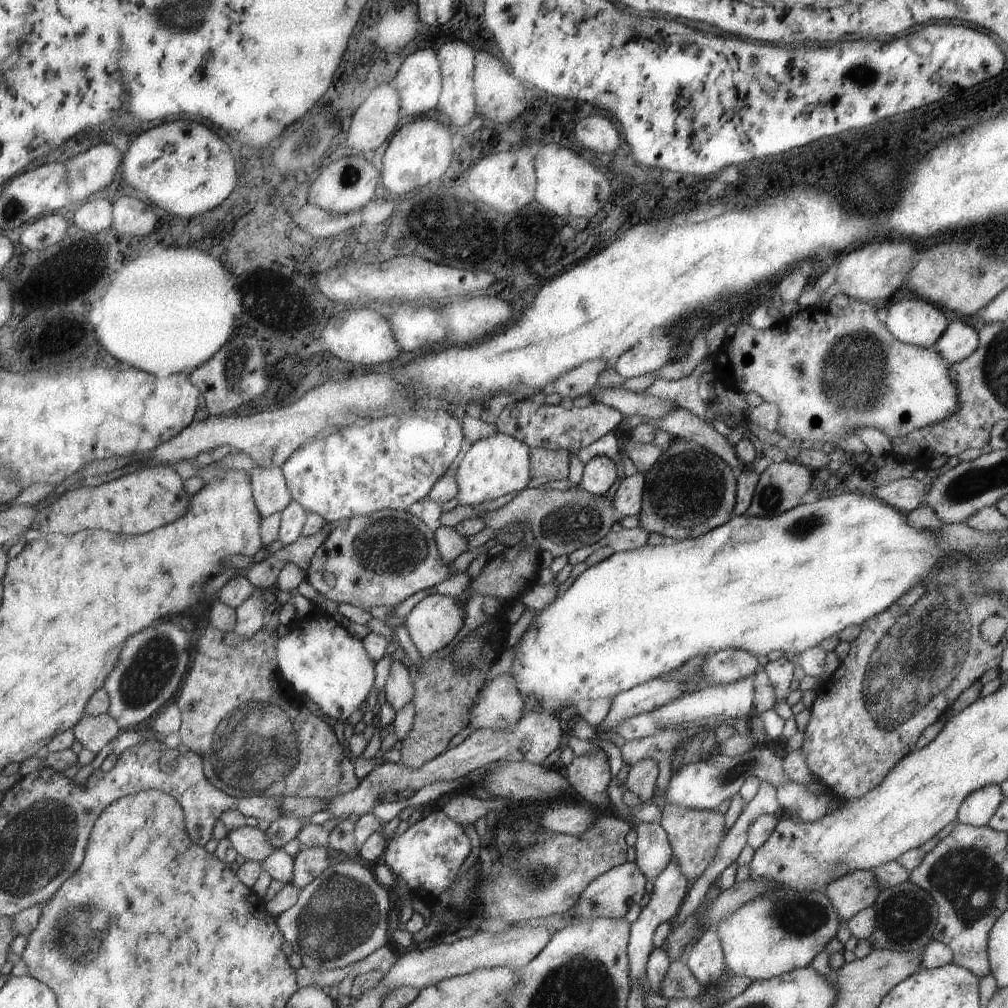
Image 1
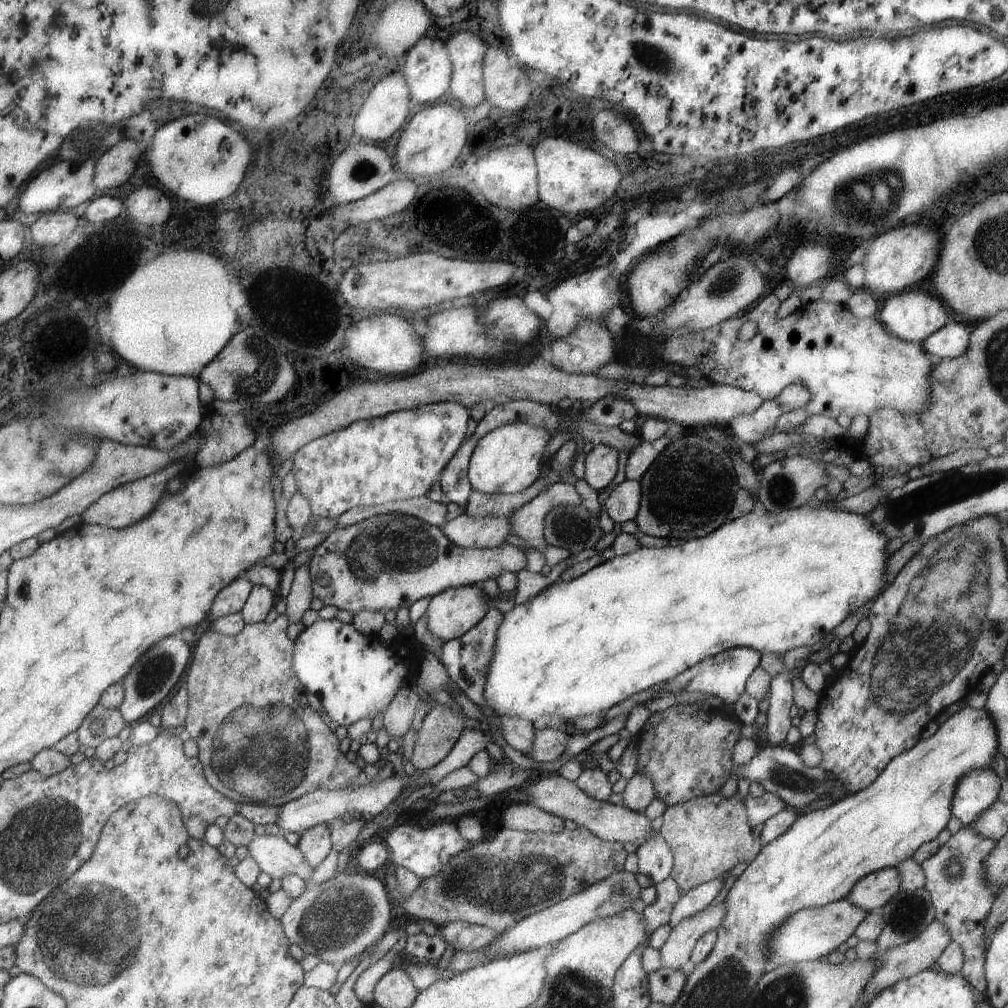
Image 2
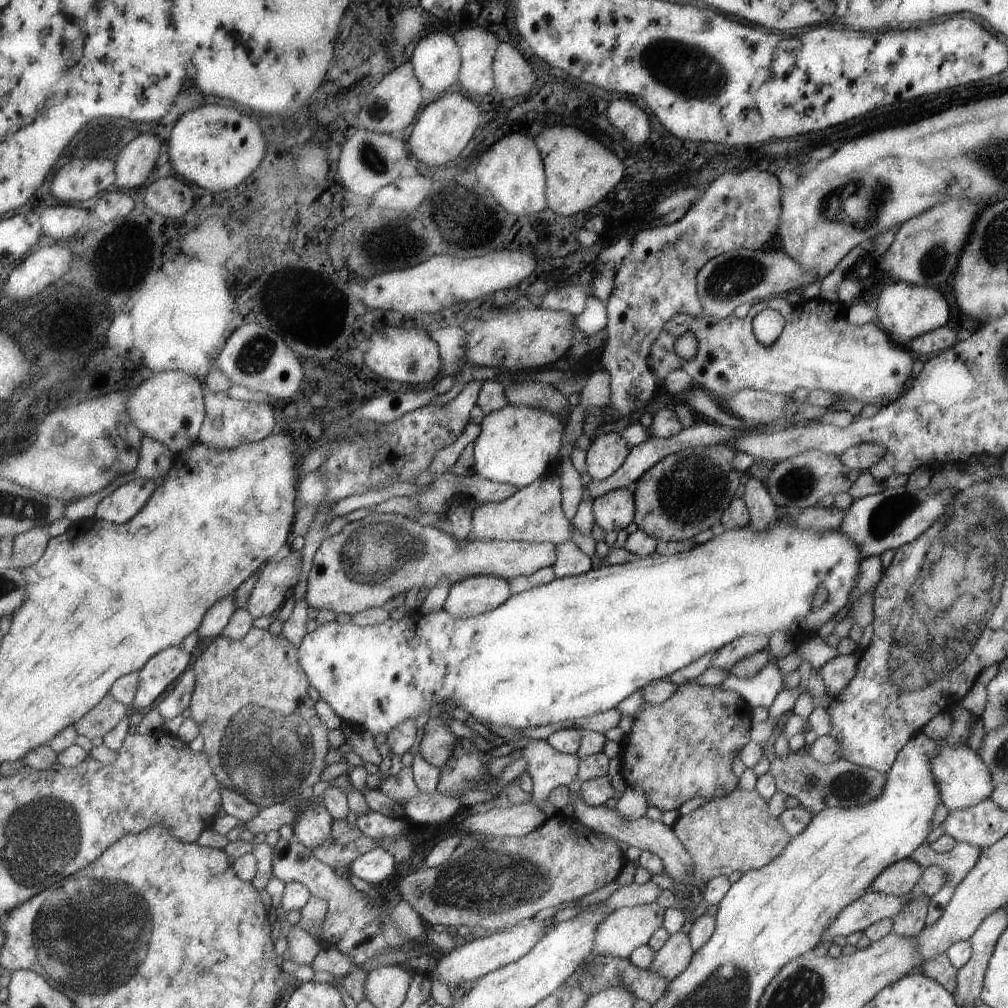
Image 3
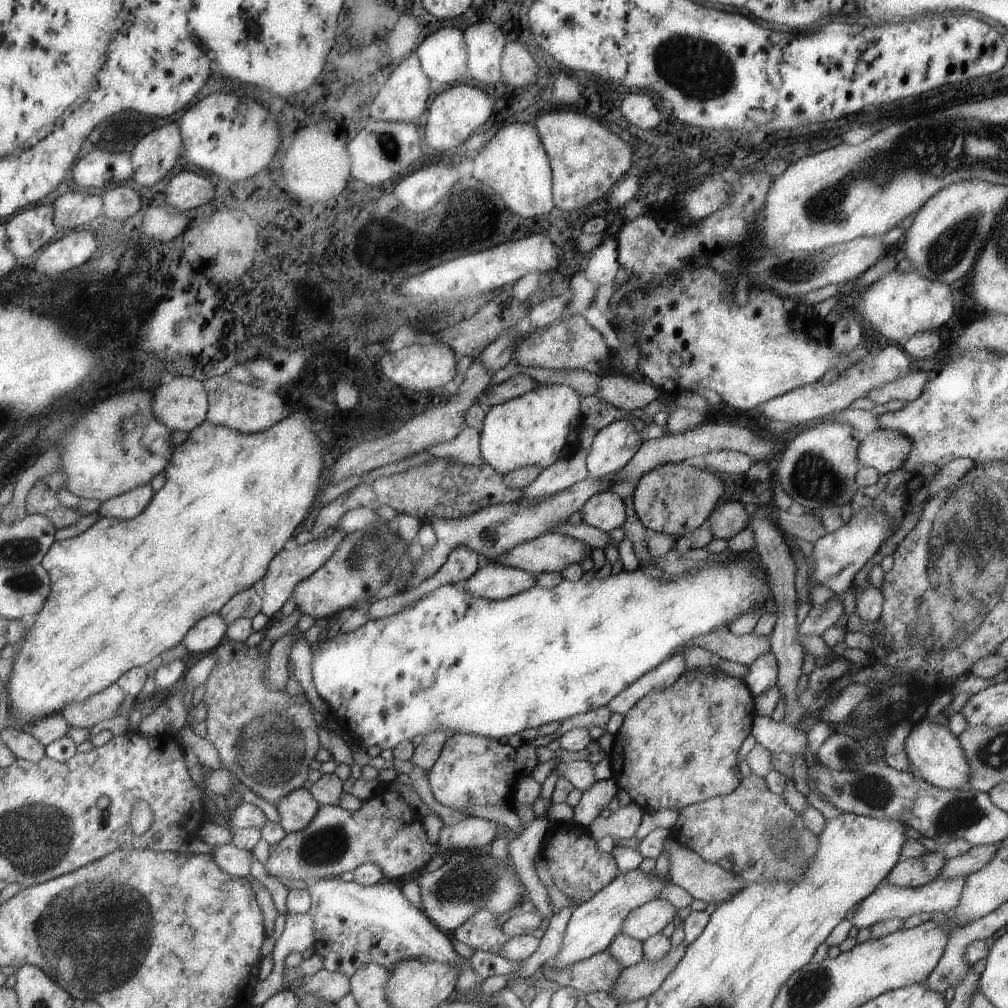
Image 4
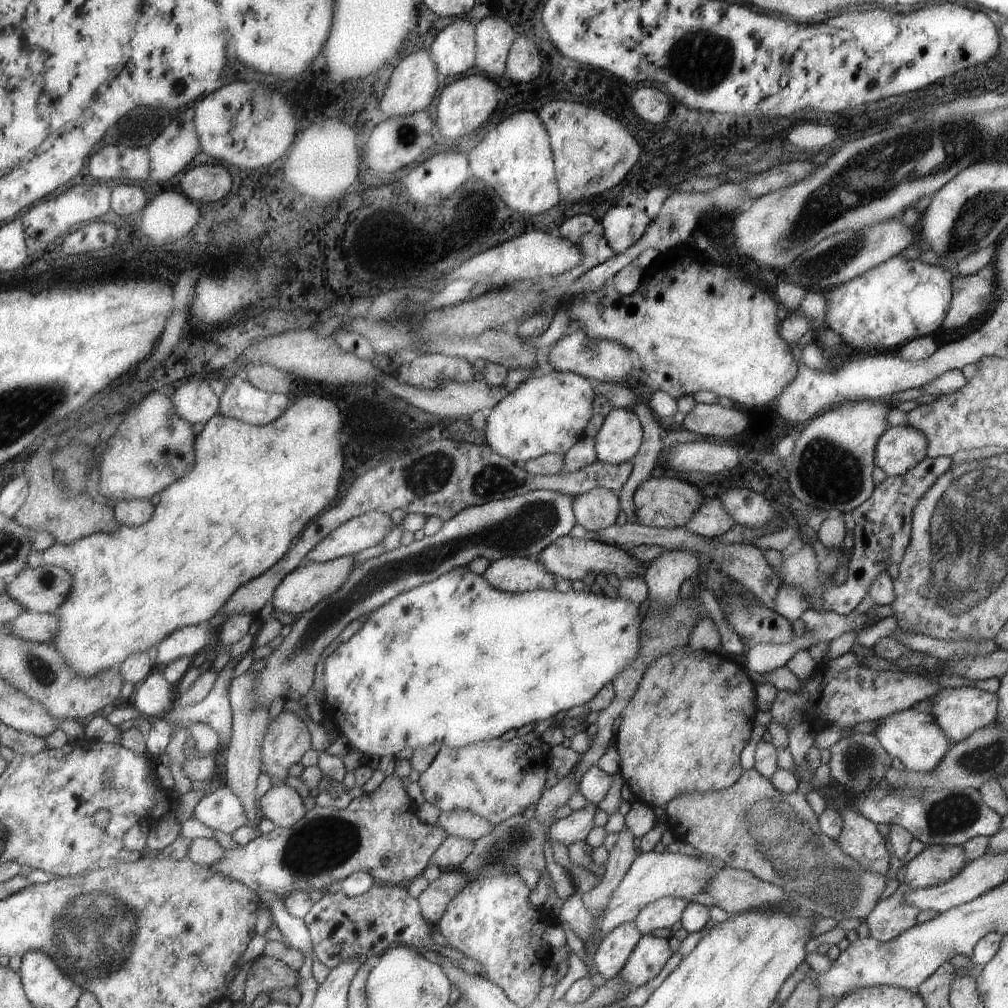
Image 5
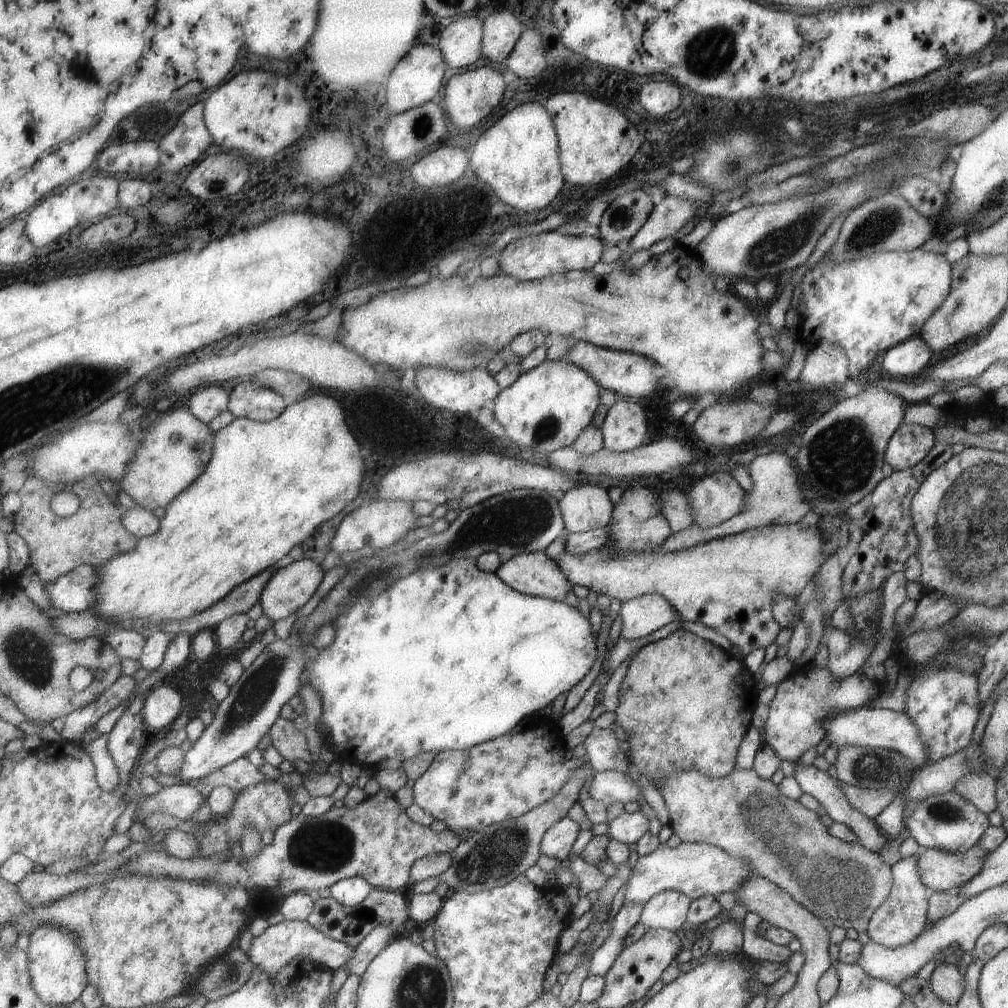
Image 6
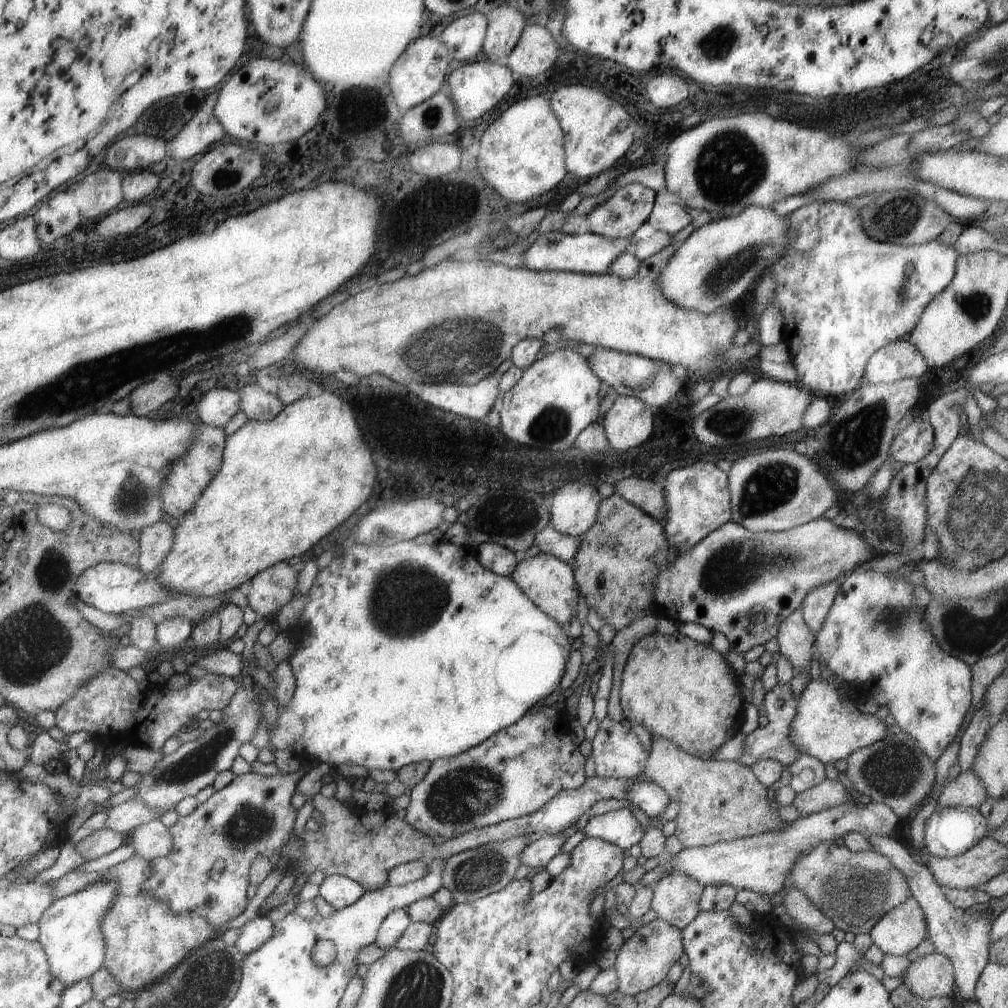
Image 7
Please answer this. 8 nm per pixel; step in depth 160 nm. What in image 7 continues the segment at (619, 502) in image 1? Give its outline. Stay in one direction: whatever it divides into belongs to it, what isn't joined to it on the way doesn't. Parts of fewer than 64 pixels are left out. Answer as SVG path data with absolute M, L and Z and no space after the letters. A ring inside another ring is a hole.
M564 484L551 494L548 524L561 534L580 537L595 522L599 496L595 487Z

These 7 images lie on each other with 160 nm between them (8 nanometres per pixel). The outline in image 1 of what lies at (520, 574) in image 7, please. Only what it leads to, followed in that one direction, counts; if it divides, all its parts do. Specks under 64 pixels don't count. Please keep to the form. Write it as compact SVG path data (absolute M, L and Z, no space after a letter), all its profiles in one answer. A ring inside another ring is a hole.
M434 592L418 602L404 619L412 643L425 659L447 646L464 620L456 598Z

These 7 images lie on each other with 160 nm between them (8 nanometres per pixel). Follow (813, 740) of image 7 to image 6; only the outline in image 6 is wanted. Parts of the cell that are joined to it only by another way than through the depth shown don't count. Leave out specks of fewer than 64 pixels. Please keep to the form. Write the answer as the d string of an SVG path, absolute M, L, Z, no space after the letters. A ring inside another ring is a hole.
M830 618L826 621L826 627L822 634L823 638L825 638L825 648L828 650L826 669L829 671L829 674L833 679L840 681L855 673L859 666L863 664L873 648L877 632L871 635L868 639L853 639L845 631L829 628L829 626L827 626L827 622L829 621ZM859 707L856 709L847 709L829 713L821 722L821 728L824 730L824 738L829 745L836 749L844 746L854 747L881 747L884 749L896 750L907 760L912 762L916 768L921 768L927 764L926 750L916 731L912 720L904 712L896 712L889 709L871 709L868 707Z

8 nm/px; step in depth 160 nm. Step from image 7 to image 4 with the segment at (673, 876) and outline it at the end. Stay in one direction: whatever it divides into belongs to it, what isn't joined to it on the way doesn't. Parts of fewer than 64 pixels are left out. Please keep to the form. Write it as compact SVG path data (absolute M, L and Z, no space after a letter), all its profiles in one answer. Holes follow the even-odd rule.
M649 900L625 916L619 934L645 942L647 938L658 934L665 924L670 924L675 912L676 909L665 900Z

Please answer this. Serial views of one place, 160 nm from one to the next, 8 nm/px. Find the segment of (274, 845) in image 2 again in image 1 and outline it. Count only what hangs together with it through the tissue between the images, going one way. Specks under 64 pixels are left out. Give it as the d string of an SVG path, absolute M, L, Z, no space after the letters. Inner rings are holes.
M243 825L226 833L237 854L241 854L245 861L255 861L260 865L268 856L277 850L266 838L264 832L257 827Z

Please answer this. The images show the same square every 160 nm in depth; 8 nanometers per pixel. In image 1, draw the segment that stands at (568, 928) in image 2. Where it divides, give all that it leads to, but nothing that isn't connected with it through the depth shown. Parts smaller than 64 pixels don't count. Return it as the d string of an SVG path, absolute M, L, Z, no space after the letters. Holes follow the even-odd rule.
M625 861L623 864L611 867L587 883L587 886L579 893L577 900L568 908L571 919L569 925L576 925L581 921L590 921L599 917L606 919L623 917L632 904L638 904L641 900L641 896L645 892L645 882L647 879L635 863Z

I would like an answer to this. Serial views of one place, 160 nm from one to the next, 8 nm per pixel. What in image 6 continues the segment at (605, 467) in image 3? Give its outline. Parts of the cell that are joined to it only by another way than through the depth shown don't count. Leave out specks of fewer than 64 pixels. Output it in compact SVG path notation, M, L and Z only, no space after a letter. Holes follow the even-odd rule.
M620 397L607 409L600 426L602 446L615 452L633 450L648 441L648 428L640 401Z

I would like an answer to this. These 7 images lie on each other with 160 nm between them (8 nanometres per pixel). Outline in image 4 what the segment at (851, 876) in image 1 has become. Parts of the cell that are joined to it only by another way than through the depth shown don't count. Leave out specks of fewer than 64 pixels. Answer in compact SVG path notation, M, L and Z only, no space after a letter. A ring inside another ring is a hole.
M940 849L923 854L919 858L899 860L891 868L885 880L887 885L900 888L922 886L937 879L946 860L946 856L942 856Z

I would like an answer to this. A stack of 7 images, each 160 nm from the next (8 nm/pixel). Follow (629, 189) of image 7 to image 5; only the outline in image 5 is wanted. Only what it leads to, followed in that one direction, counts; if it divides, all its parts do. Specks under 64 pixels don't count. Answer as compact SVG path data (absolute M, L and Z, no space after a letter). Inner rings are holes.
M616 205L603 213L599 223L606 243L617 254L631 246L646 231L650 219L643 209Z

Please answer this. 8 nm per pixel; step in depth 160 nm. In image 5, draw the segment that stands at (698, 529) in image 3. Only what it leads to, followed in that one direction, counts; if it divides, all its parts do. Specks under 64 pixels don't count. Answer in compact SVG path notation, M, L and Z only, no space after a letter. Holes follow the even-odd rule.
M649 477L641 481L632 494L634 522L646 527L676 529L682 526L696 511L703 497L686 481L662 477Z

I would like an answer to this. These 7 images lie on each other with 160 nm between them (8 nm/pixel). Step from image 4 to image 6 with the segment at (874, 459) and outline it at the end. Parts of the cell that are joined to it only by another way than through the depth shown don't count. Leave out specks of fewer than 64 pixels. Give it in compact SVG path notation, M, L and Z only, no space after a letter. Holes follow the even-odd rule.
M902 422L889 438L884 450L884 462L893 471L911 468L936 442L936 436L929 427Z

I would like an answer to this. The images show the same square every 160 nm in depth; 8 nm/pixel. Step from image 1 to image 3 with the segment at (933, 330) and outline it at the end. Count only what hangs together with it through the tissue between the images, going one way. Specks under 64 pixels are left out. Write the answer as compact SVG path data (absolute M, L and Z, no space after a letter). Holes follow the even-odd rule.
M896 280L881 287L873 308L889 334L901 334L912 339L930 330L947 326L949 304L945 298L943 290L937 286L919 286Z

